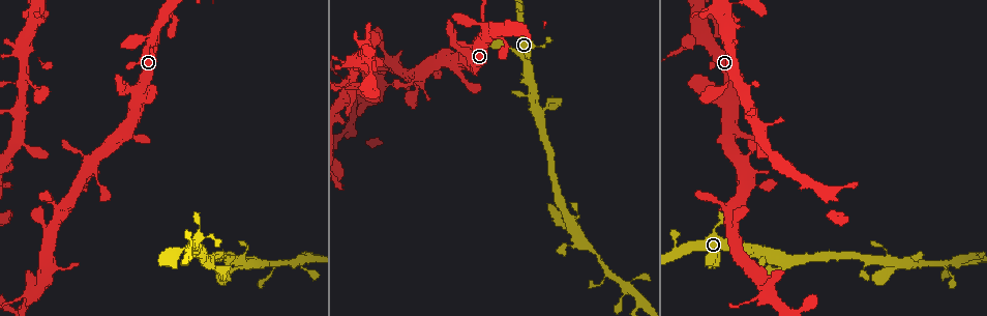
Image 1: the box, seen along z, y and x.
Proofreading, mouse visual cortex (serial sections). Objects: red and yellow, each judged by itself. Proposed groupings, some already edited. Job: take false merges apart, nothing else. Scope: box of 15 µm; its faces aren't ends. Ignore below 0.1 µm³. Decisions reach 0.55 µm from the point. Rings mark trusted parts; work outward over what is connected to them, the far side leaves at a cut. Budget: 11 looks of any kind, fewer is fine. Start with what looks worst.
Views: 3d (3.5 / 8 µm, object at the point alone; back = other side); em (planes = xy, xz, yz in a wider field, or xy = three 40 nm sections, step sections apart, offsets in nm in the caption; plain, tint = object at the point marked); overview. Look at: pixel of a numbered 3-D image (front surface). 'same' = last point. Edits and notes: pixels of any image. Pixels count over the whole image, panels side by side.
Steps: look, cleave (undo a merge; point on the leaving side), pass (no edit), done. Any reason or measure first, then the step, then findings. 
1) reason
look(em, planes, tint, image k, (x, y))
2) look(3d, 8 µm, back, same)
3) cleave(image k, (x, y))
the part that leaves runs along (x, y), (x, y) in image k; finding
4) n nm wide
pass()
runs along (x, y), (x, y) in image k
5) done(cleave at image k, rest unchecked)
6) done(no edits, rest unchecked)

small branch off a trunk
look(3d, 3.5 µm, image 1, (483, 33))

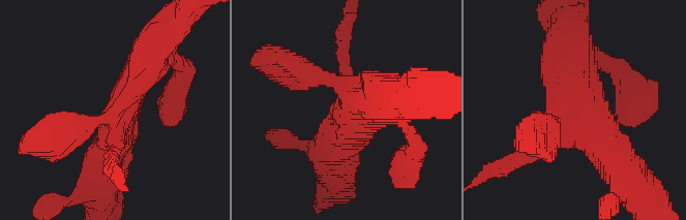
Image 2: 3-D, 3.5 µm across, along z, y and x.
4 arms; arms of 200, 200, 500, 600 nm
look(em, xy, step 3, tint, image 2, (348, 103))

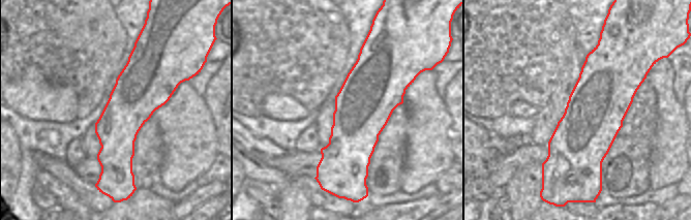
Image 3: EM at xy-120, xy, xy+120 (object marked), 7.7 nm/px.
460 nm wide
pass()
runs along (623, 170), (575, 91), (570, 57) in image 2; all the same cell

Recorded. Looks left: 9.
four arms meet
look(3d, 3.5 µm, image 1, (84, 175))

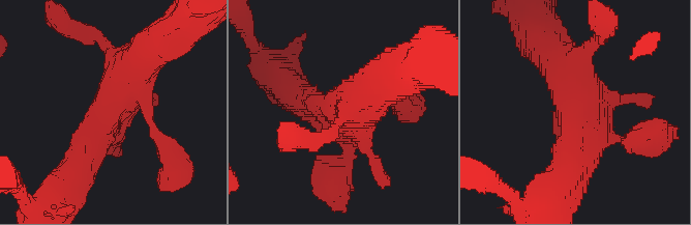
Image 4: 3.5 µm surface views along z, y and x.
look(em, xy, step 2, tint, image 4, (575, 101))

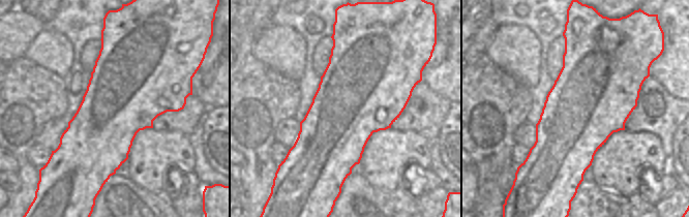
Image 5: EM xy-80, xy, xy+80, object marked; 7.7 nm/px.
pass()
one cell here

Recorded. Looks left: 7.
three-way junction
look(3d, 3.5 µm, image 1, (60, 206))

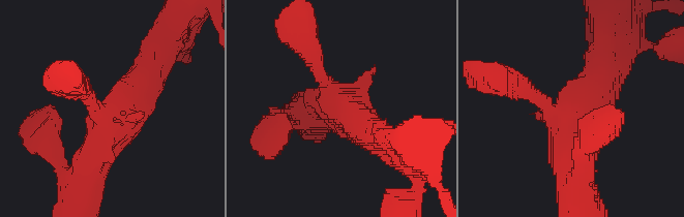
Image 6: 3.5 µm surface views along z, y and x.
need the tissue
look(em, planes, tint, image 6, (112, 106))

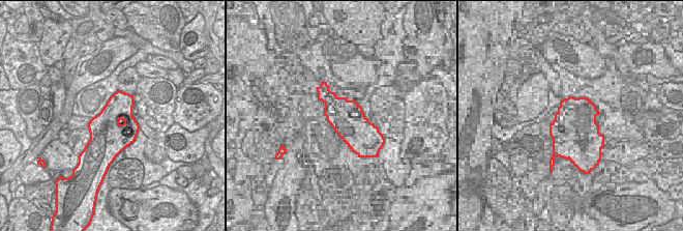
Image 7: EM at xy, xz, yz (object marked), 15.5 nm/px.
700 nm wide
pass()
runs along (155, 57), (126, 117), (85, 167) in image 6; one cell here

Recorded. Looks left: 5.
thick turns thin
look(3d, 8 µm, image 1, (748, 303))

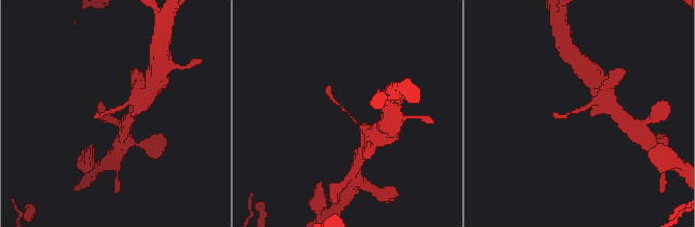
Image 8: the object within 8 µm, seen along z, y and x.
arms of 150, 200 nm
look(em, xy, step 5, tint, image 8, (575, 111))

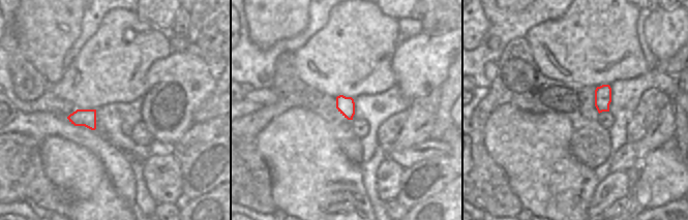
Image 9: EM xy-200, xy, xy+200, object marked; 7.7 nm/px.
140 nm wide
pass()
runs along (365, 131), (332, 100), (329, 87) in image 8; continuous, no second cell

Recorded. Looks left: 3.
done(no edits, rest unchecked)

